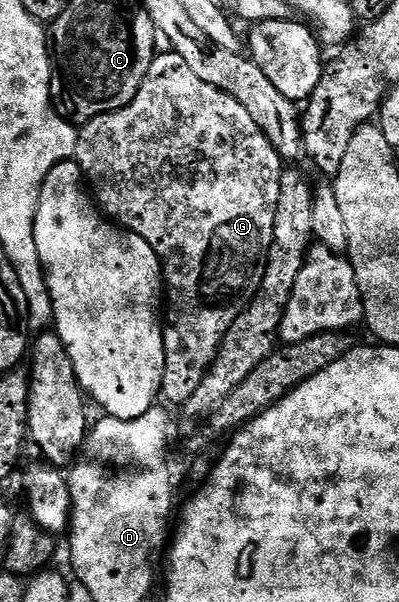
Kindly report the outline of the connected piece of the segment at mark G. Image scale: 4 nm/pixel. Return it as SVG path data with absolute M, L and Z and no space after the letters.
M171 52L157 54L152 59L150 72L146 72L134 100L130 104L126 104L121 110L98 116L79 127L76 135L74 161L80 166L80 171L84 173L87 189L104 217L115 225L125 230L132 230L138 236L142 236L142 240L146 240L146 244L150 244L150 248L154 248L154 252L158 256L162 282L167 287L164 375L160 385L160 394L165 403L173 402L176 408L183 407L184 403L190 400L190 396L194 396L194 388L198 388L198 384L202 384L209 364L216 359L216 353L222 344L222 336L226 336L230 324L234 324L238 315L248 307L250 300L258 292L258 284L262 284L262 272L266 272L268 263L268 246L272 243L274 236L274 212L278 208L280 181L282 172L286 169L285 163L274 148L274 144L270 144L270 140L266 140L262 128L258 128L258 124L254 124L250 112L246 112L246 108L242 108L242 104L238 104L238 100L234 100L234 96L226 96L226 92L214 88L214 84L206 84L206 80L200 79L186 65L186 60L182 60L182 56Z

